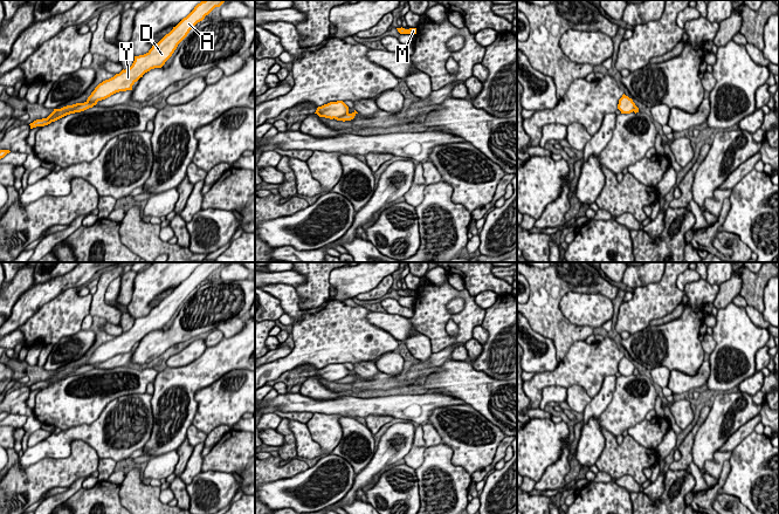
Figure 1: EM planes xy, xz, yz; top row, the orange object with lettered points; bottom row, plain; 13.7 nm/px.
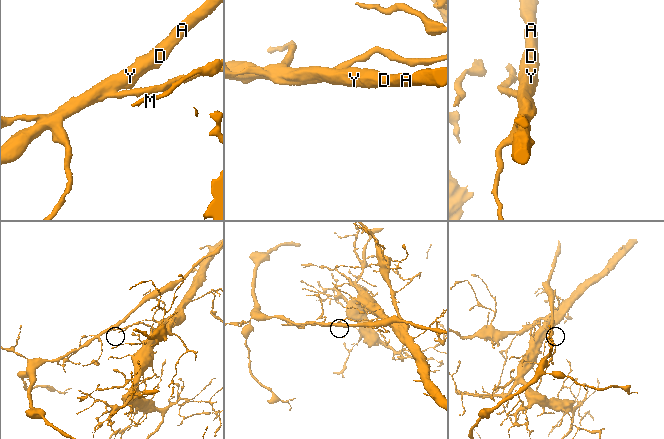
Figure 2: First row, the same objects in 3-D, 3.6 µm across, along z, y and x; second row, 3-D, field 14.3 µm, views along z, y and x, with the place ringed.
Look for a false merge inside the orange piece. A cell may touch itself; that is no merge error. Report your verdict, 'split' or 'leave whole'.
split

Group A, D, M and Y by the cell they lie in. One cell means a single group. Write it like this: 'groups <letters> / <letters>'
groups A D Y / M

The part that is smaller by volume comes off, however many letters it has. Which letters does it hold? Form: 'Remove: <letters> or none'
Remove: A, D, Y

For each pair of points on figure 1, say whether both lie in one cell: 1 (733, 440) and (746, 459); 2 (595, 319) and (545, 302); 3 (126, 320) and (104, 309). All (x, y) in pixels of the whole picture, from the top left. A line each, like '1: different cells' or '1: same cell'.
1: different cells
2: different cells
3: different cells

